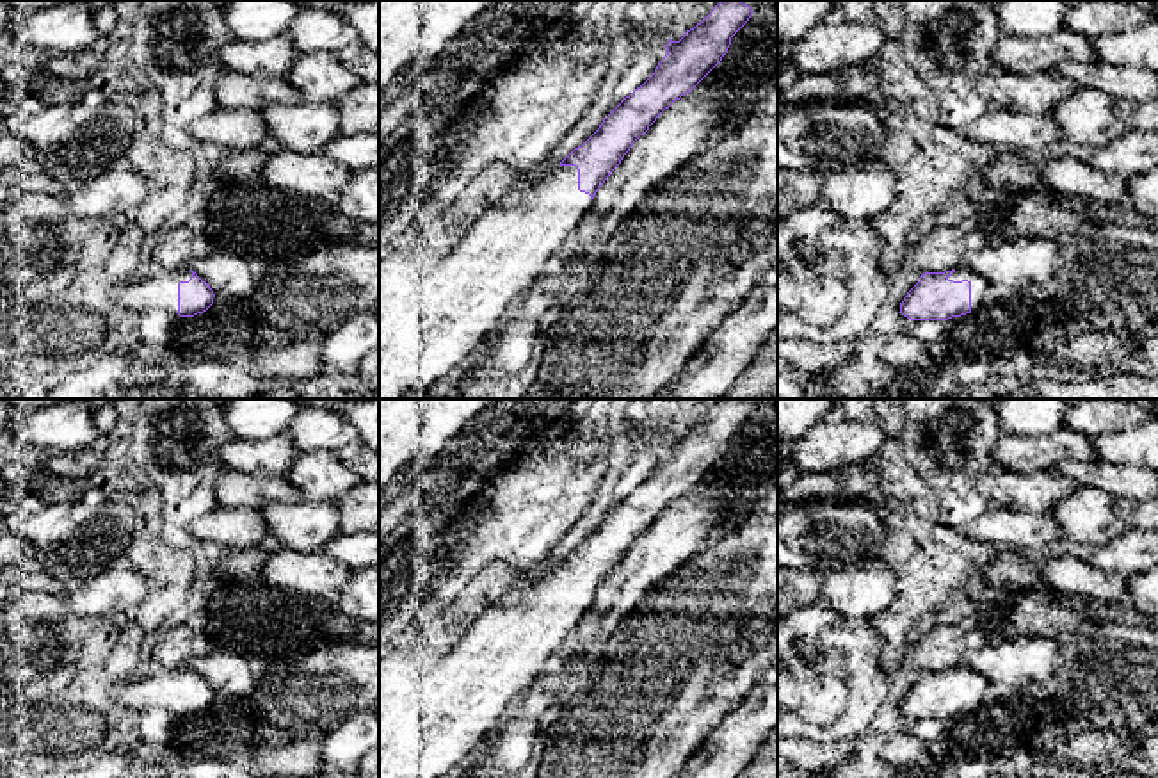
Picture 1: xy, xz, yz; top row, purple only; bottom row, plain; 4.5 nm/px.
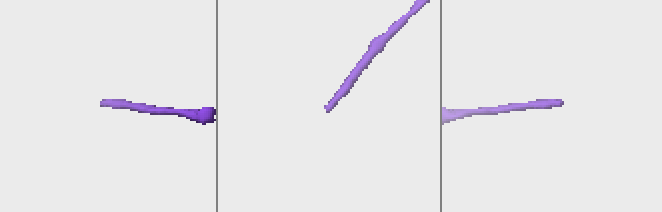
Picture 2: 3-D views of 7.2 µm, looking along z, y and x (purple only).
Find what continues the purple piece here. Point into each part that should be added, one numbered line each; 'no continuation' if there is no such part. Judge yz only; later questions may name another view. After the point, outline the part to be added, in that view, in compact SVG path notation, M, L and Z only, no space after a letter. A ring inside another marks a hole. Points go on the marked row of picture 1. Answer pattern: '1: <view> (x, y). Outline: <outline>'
1: yz (979, 285). Outline: M966 267L955 269L955 272L948 276L948 280L953 280L953 281L968 280L971 283L971 312L977 312L984 304L984 297L987 292L987 280L973 274Z

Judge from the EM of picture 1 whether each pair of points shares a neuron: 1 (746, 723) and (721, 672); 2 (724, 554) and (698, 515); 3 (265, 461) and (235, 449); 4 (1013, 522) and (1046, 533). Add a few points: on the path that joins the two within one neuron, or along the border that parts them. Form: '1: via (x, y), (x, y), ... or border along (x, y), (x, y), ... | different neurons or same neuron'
1: border along (753, 688), (719, 721) | different neurons
2: border along (710, 536), (680, 565) | different neurons
3: via (258, 456), (242, 456) | same neuron
4: via (1021, 531), (1037, 531) | same neuron

